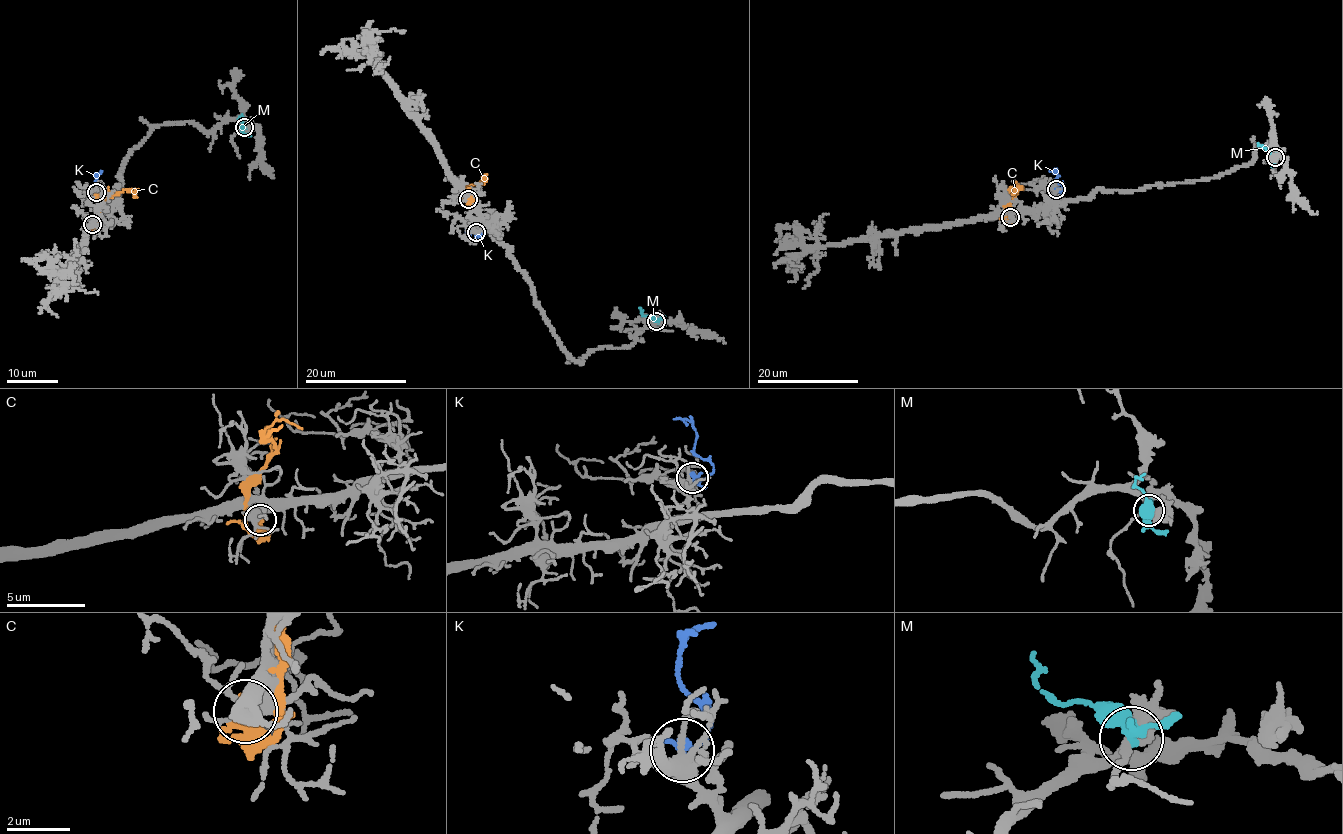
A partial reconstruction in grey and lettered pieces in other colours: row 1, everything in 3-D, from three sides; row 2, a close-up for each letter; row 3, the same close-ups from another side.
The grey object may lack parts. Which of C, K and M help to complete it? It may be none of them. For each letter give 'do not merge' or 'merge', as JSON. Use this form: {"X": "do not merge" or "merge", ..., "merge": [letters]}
{"C": "do not merge", "K": "merge", "M": "do not merge", "merge": ["K"]}

